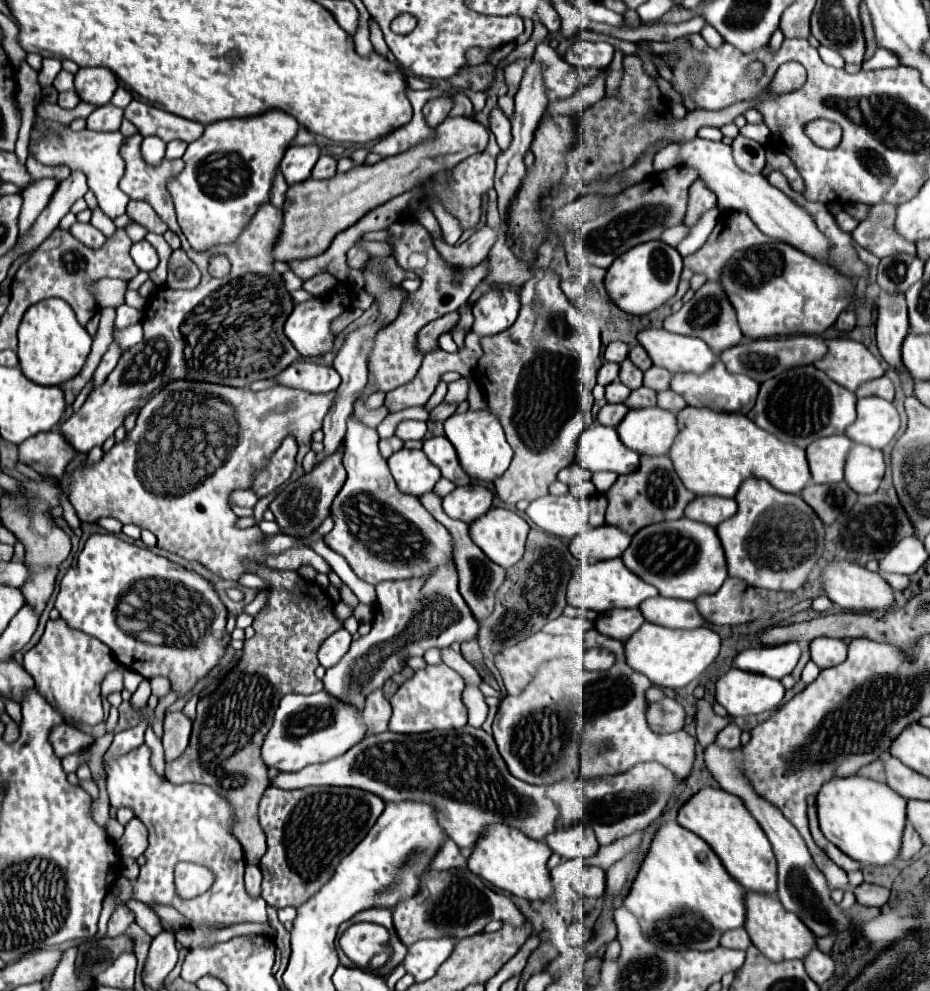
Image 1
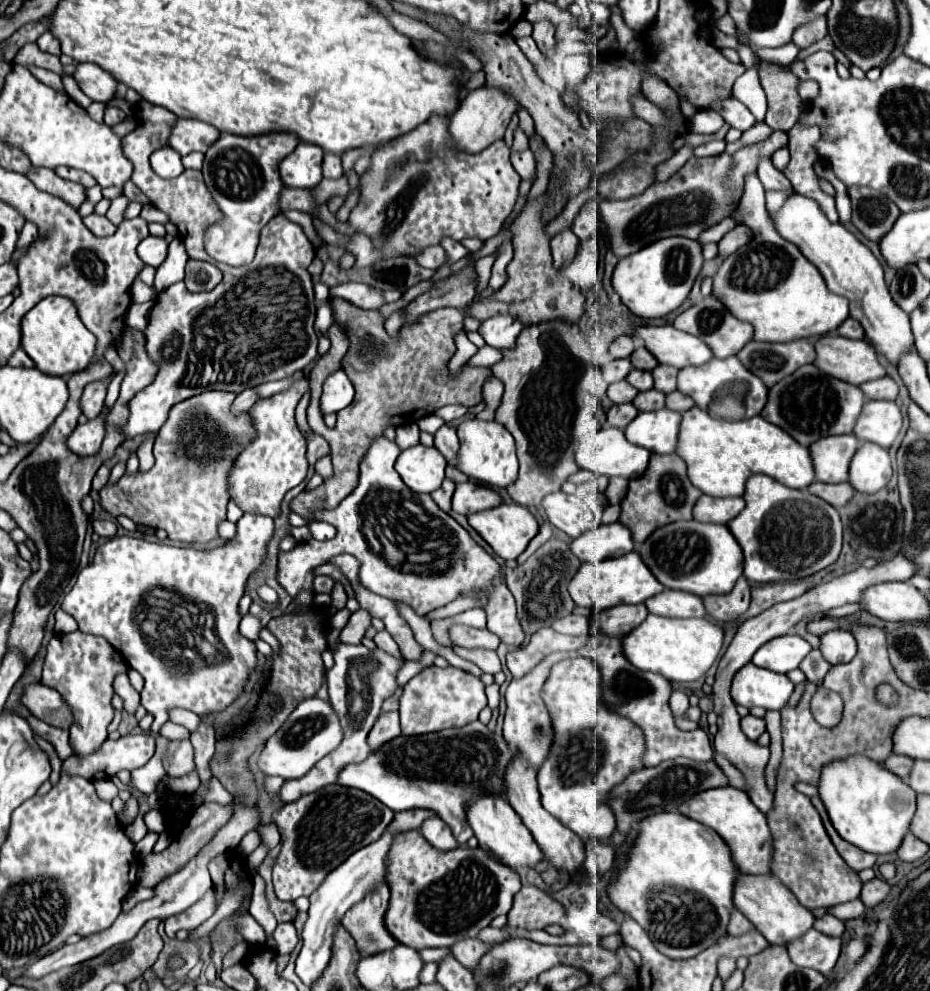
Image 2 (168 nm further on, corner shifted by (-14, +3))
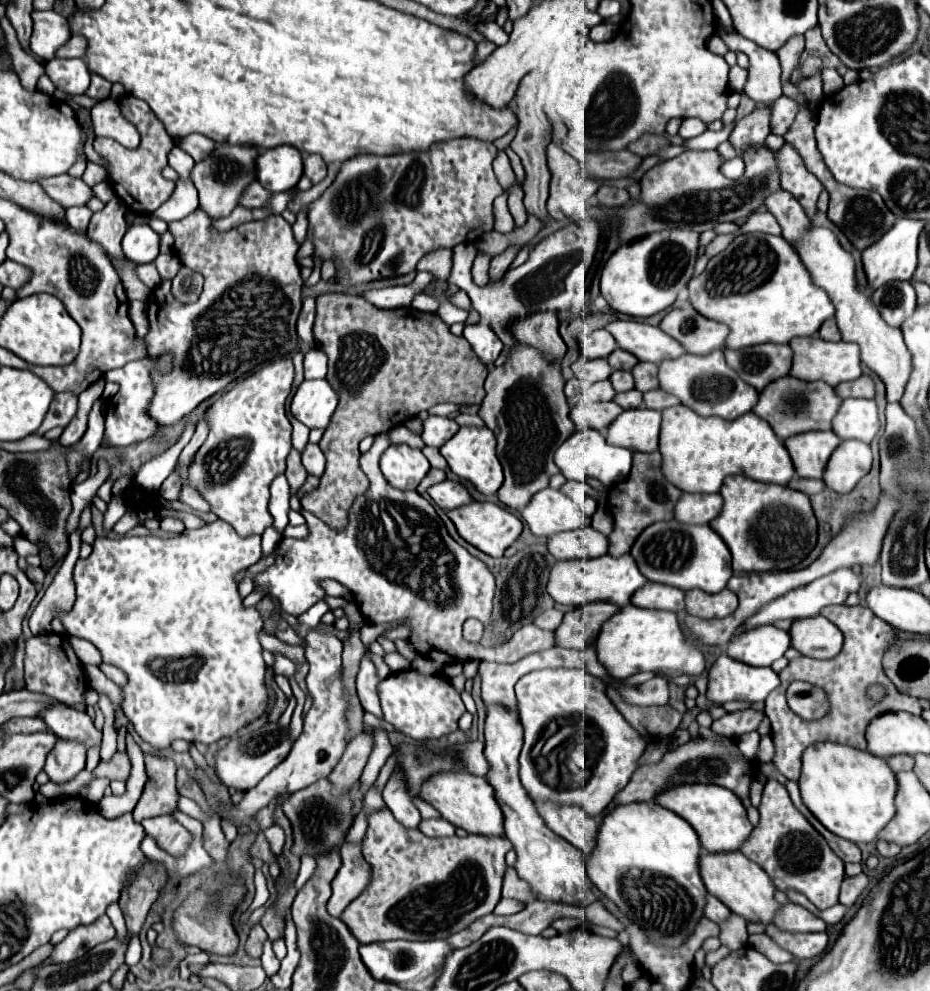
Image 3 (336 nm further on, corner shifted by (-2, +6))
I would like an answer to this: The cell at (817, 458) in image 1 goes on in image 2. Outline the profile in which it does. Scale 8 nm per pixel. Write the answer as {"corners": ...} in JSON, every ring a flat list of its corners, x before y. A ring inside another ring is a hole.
{"corners":[[835,435,835,437,823,437,815,441,811,449,811,459,815,465,815,477,823,483,843,483,849,479,849,463,859,447,859,439,855,435]]}

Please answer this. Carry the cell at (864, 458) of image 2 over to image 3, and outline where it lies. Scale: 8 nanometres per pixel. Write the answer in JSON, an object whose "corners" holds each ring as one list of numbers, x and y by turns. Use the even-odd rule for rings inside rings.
{"corners":[[845,440,831,454,831,460,827,462,827,472,823,474,823,482,827,488,839,494,851,492,855,484,869,472,869,468,871,448,865,442]]}

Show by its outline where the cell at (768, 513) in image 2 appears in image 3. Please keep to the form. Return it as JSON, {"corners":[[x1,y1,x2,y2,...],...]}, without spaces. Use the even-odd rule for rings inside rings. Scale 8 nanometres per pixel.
{"corners":[[727,476,719,490,723,496,723,508,709,526,723,538,729,550,733,550,733,570,735,572,779,572,791,570,815,548,817,542,817,520,809,502,809,496,787,486,765,484,751,480,747,476]]}

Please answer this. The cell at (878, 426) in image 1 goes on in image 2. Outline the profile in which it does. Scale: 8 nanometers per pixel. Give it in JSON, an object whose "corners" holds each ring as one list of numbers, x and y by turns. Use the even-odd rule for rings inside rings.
{"corners":[[867,401,853,433,859,441,871,441,889,449,897,439,901,425,903,417,895,401]]}

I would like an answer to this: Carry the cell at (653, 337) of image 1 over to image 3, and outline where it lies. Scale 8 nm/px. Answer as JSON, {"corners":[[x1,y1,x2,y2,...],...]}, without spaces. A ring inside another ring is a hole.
{"corners":[[615,320,605,326,605,330,617,340,621,350,631,352,641,362,655,362,667,358,677,358,685,354,683,346,667,336,659,326,635,322,635,320]]}

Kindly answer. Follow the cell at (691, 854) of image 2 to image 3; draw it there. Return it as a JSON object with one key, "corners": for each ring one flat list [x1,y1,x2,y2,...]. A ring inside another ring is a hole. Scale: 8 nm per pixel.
{"corners":[[619,804,599,826,595,852,587,858,591,882,613,900,655,944,675,948,703,916,705,886,699,876,701,844,687,820,651,804]]}

